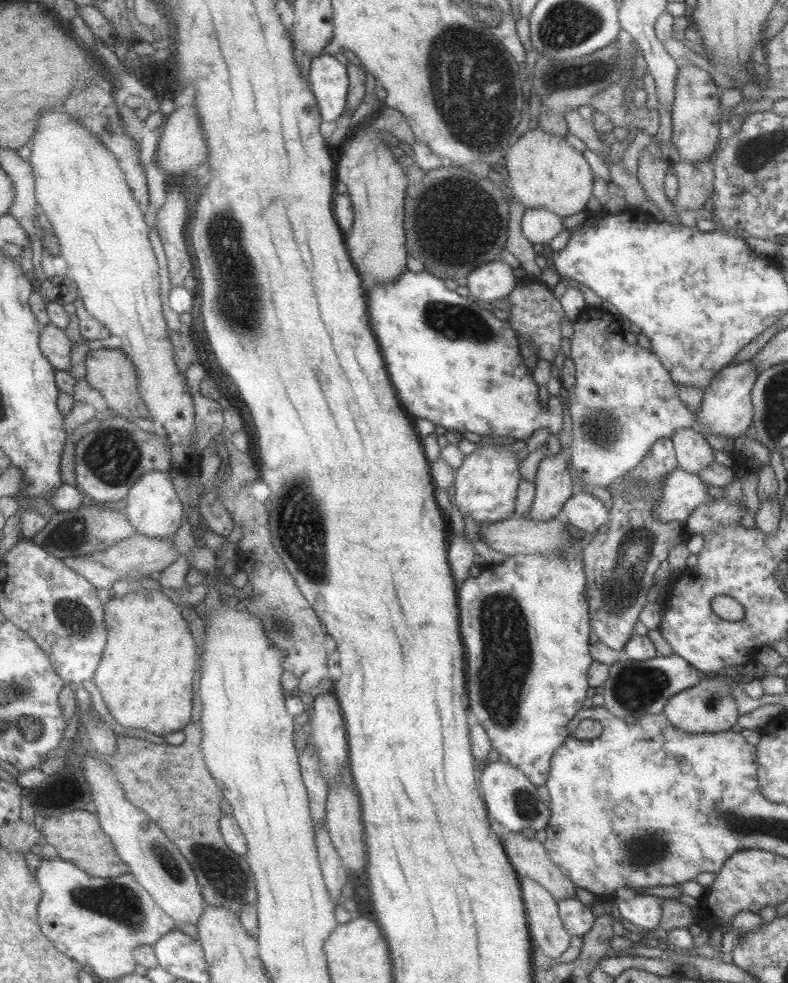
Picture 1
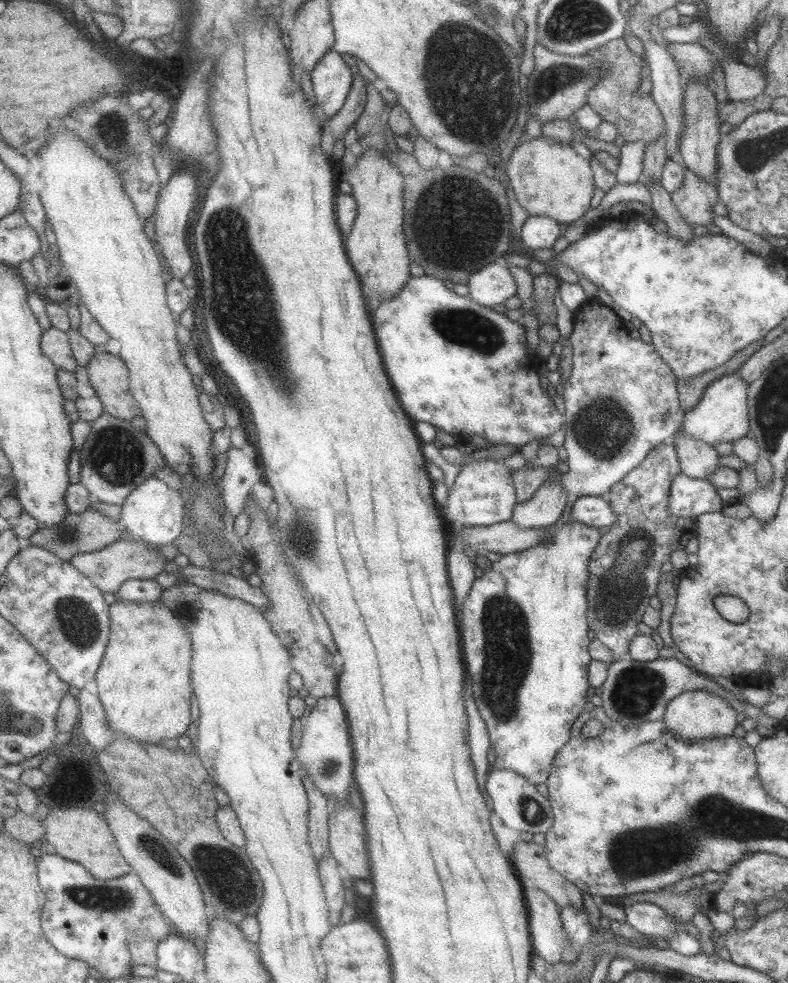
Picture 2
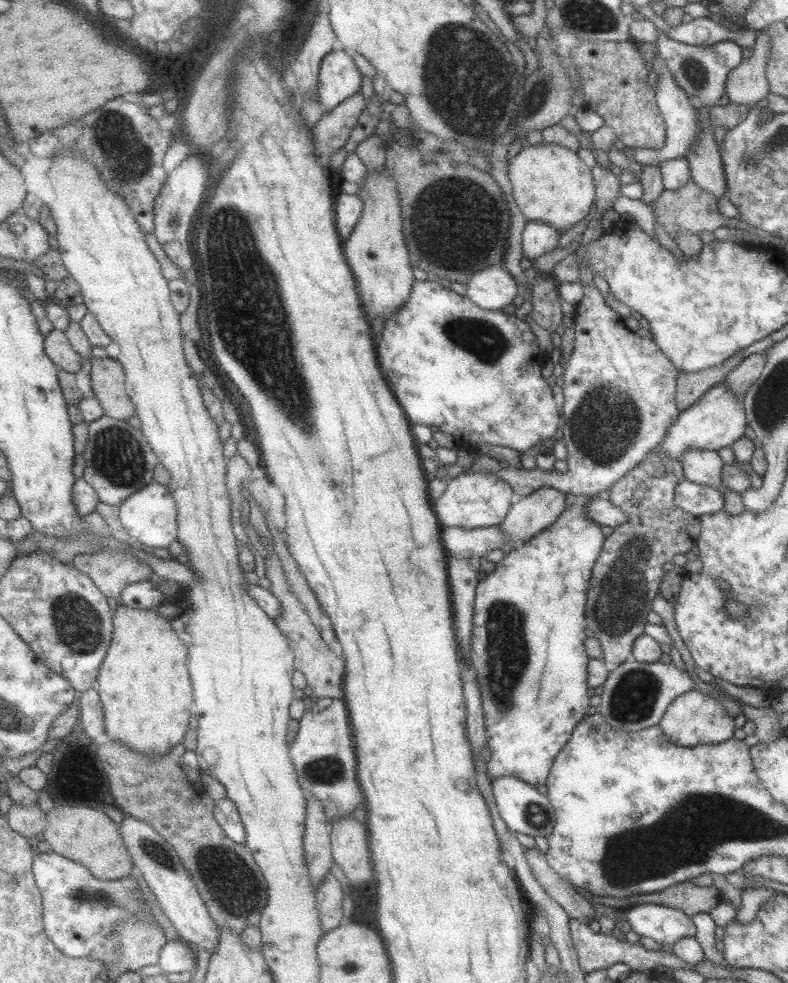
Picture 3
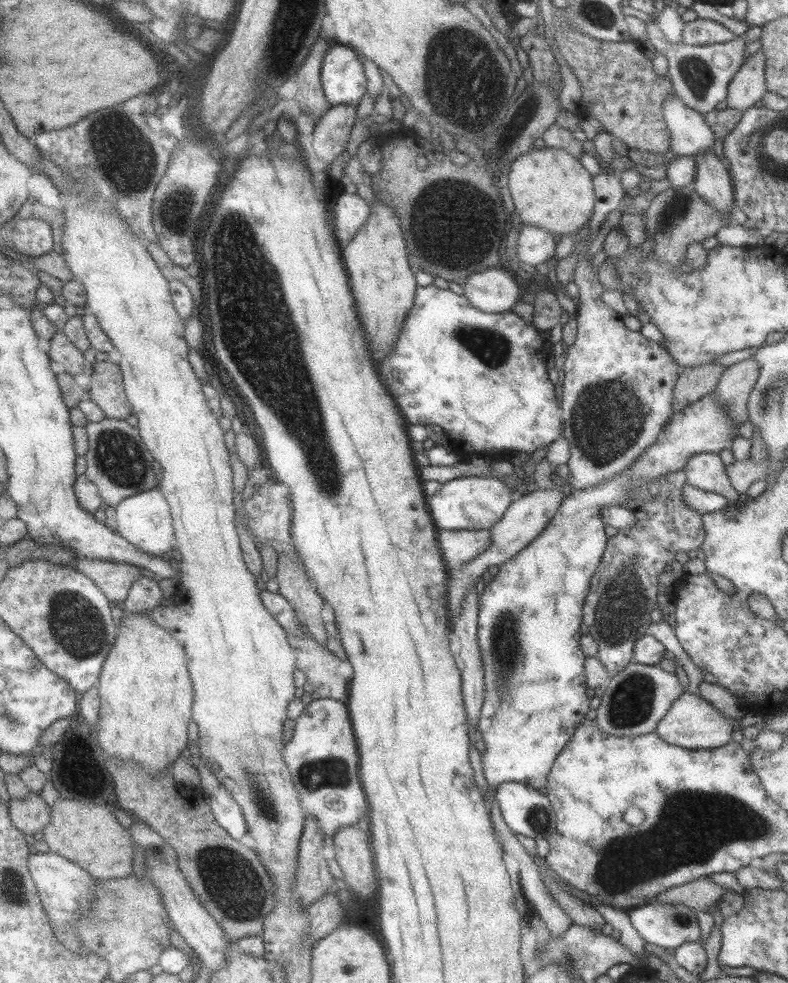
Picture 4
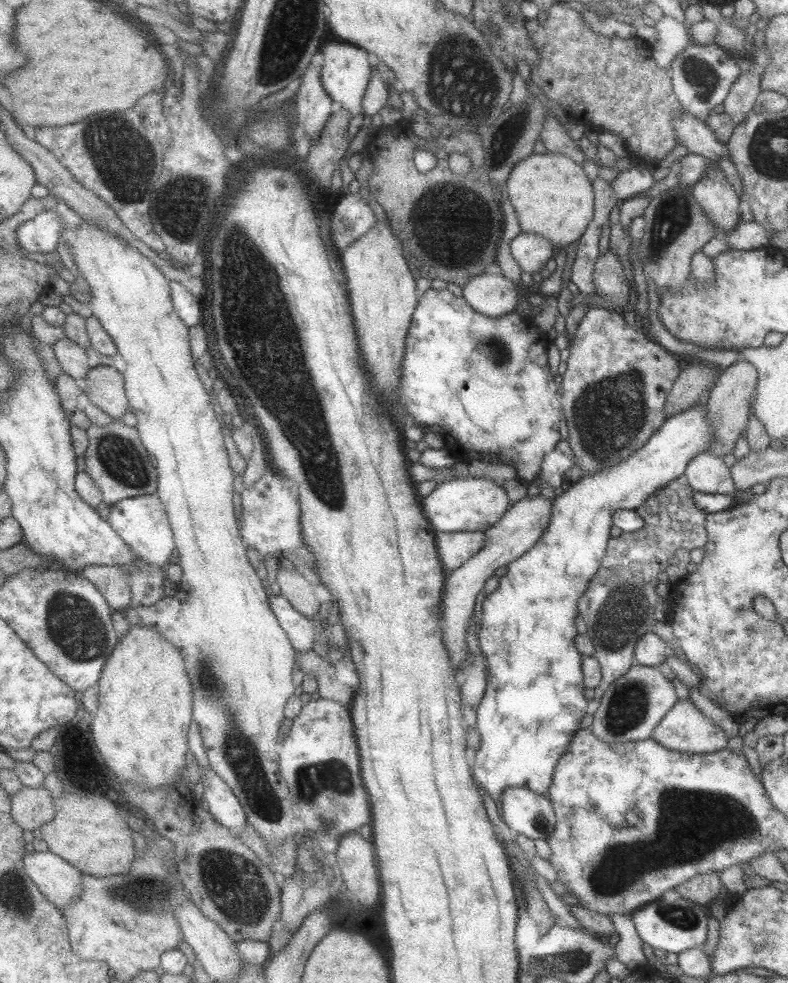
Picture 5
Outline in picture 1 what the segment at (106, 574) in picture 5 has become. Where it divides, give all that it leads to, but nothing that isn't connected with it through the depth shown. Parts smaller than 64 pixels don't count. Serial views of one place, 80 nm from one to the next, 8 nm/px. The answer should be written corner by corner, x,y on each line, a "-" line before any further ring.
135,532
133,535
124,538
113,546
105,548
102,552
85,554
83,556
72,556
62,558
67,568
78,573
95,588
108,589
114,580
122,578
127,572
141,573
143,575
160,573
167,566
173,564
180,554
173,547
175,534
166,537
155,538

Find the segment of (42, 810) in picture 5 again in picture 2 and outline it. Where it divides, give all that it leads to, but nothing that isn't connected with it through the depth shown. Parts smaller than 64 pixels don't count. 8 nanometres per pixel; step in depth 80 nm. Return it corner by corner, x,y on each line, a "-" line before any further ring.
17,810
13,817
3,820
2,832
19,843
38,844
44,837
45,828
37,814
23,815

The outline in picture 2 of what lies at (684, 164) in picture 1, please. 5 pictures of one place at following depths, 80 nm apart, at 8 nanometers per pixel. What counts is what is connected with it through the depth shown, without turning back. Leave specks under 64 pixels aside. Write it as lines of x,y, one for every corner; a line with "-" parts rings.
683,166
683,182
670,194
671,202
689,226
699,224
705,226
712,222
711,207
718,201
716,188
701,178
691,169

